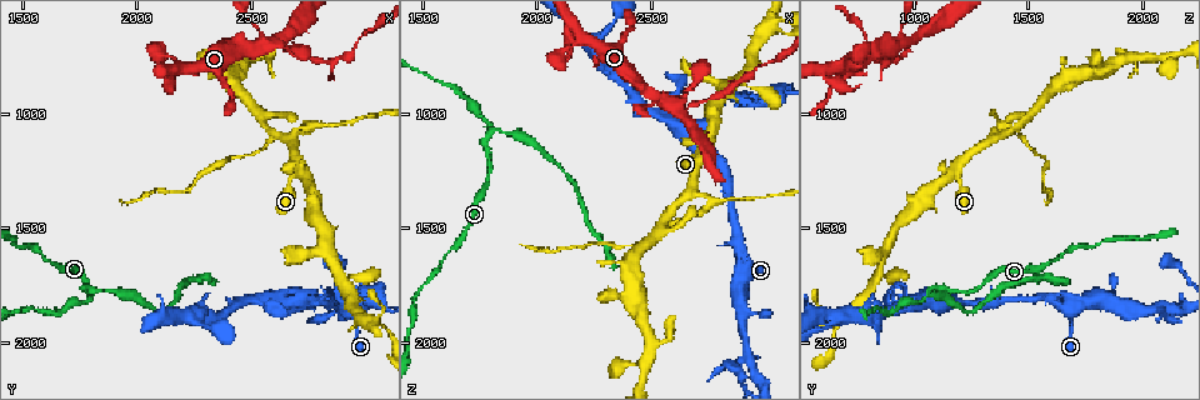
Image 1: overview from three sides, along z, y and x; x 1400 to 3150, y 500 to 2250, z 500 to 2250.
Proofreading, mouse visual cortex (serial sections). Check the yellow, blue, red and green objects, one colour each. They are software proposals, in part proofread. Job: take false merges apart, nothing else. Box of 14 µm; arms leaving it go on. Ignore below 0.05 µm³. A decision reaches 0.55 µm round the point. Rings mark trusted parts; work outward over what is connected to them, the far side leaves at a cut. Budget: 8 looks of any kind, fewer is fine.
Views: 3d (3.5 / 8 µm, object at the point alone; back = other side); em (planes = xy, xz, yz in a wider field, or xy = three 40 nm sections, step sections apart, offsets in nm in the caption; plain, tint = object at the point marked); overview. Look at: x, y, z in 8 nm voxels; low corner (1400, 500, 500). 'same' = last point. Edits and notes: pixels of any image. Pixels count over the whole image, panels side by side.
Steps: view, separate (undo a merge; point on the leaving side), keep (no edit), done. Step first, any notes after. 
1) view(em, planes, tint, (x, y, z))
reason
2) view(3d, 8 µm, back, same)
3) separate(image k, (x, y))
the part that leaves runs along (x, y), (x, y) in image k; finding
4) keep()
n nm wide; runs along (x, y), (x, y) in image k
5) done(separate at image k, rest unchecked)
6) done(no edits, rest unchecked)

view(3d, 3.5 µm, (2660, 720, 980))
thin neck

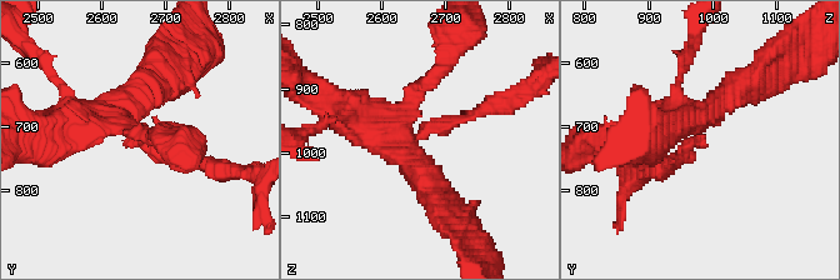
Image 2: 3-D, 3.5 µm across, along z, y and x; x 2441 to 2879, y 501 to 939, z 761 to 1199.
view(em, xy, step 5, plain, (2660, 720, 970))
3 arms; arms of 150, 300, 400 nm

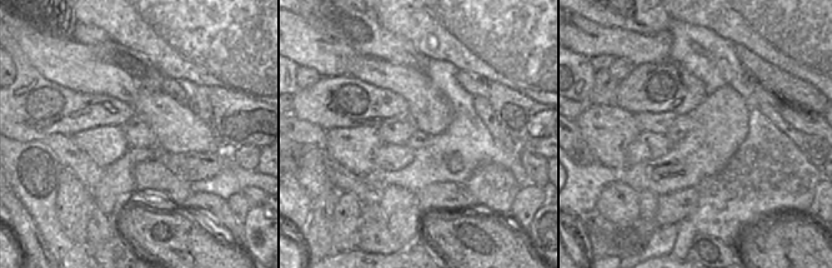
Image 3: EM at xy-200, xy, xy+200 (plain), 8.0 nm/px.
view(em, xy, step 5, tint, same)
with the object marked

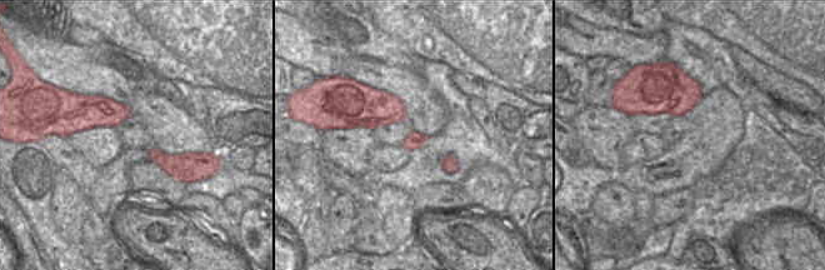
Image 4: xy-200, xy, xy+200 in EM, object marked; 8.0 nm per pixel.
separate(image 2, (449, 124))
140 nm wide; the part that leaves runs along (418, 138), (514, 93) in image 2; a second cell is stuck on

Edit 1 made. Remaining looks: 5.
view(overview)
see it whole again

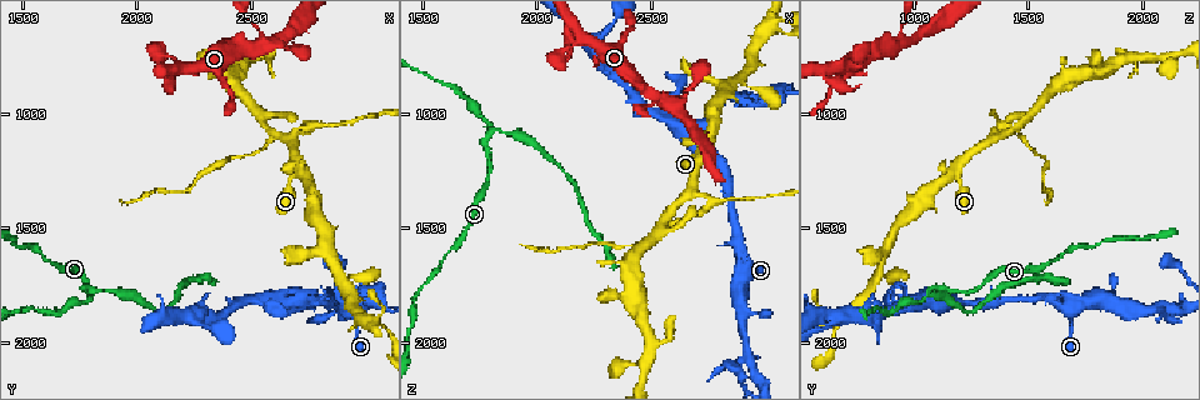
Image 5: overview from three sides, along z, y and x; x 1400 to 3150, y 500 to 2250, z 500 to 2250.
view(3d, 3.5 µm, (2750, 1070, 1380))
a fork

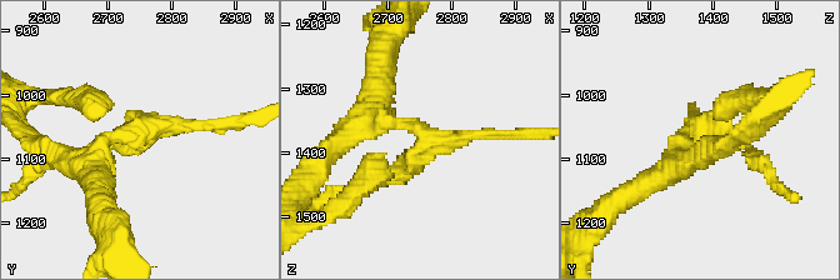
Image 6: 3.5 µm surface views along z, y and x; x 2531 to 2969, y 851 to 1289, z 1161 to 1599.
separate(image 6, (234, 124))
two cells meet here

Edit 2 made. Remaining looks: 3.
view(3d, 8 µm, (1810, 1770, 1060))
abrupt turn

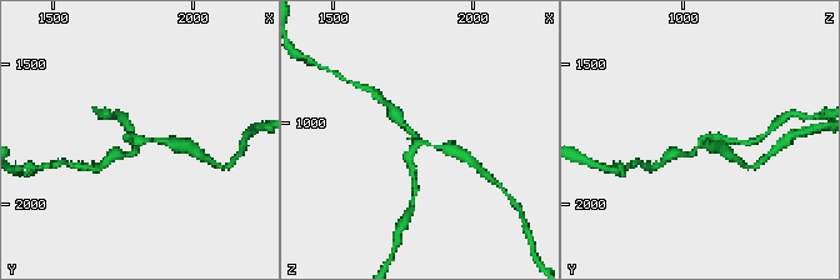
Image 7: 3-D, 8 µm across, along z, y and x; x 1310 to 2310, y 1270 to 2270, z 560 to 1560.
view(3d, 3.5 µm, (1800, 1780, 1070))

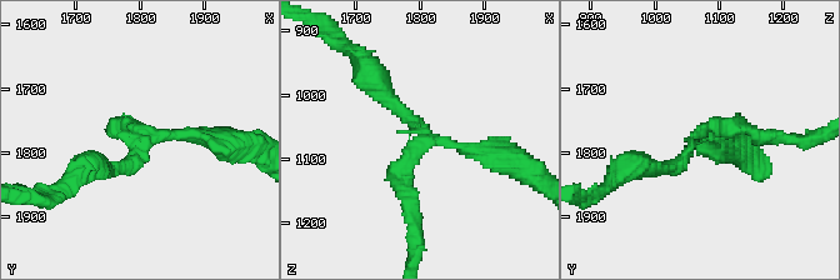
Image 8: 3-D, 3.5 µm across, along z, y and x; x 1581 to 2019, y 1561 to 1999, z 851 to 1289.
separate(image 8, (396, 106))
the part that leaves runs along (438, 141), (508, 158), (541, 183) in image 8; a second cell is stuck on

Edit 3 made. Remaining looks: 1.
done(separate at image 2, separate at image 6, separate at image 8, rest unchecked)

